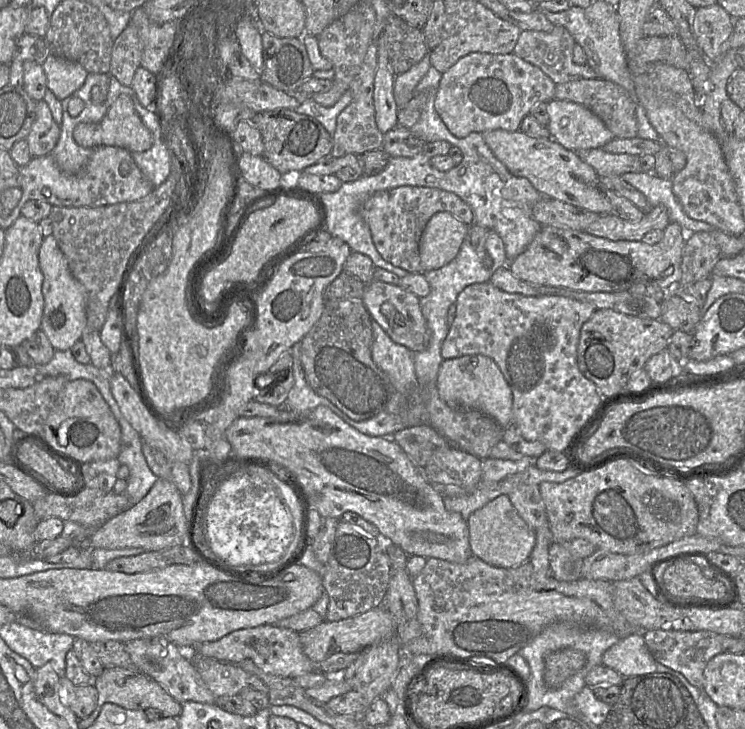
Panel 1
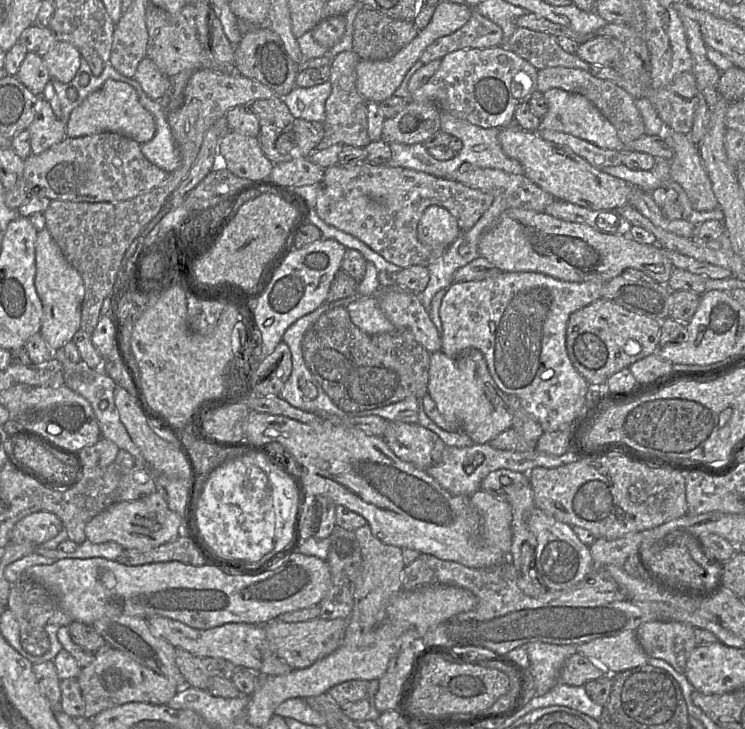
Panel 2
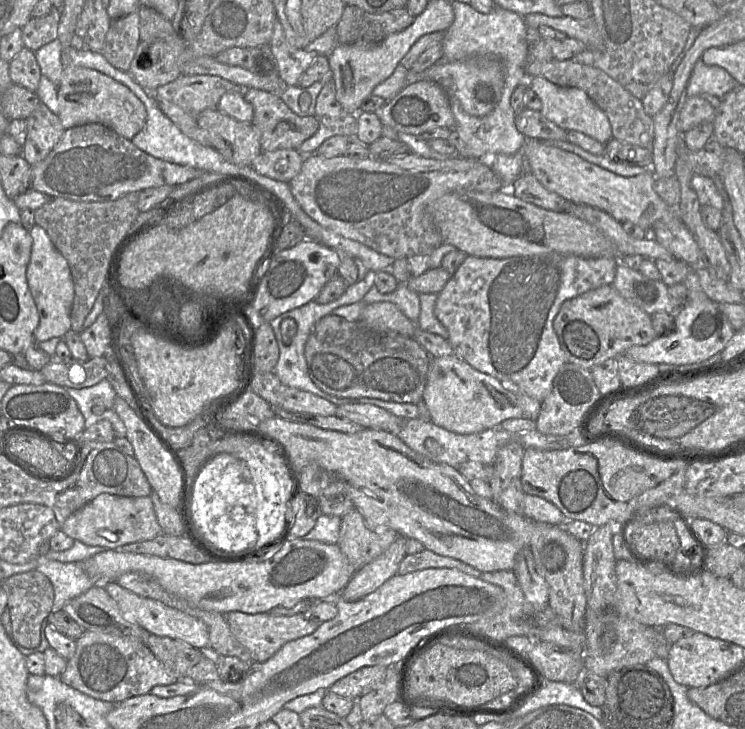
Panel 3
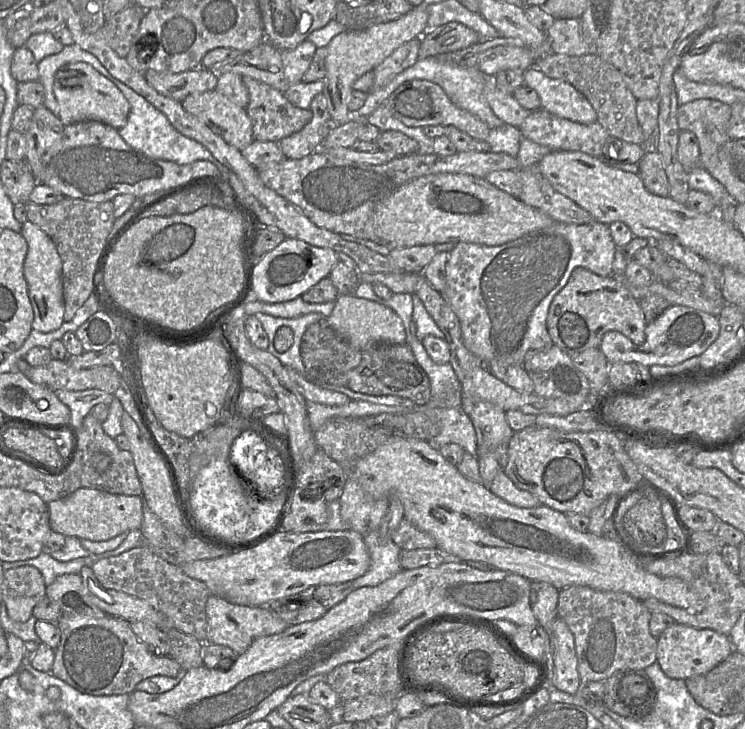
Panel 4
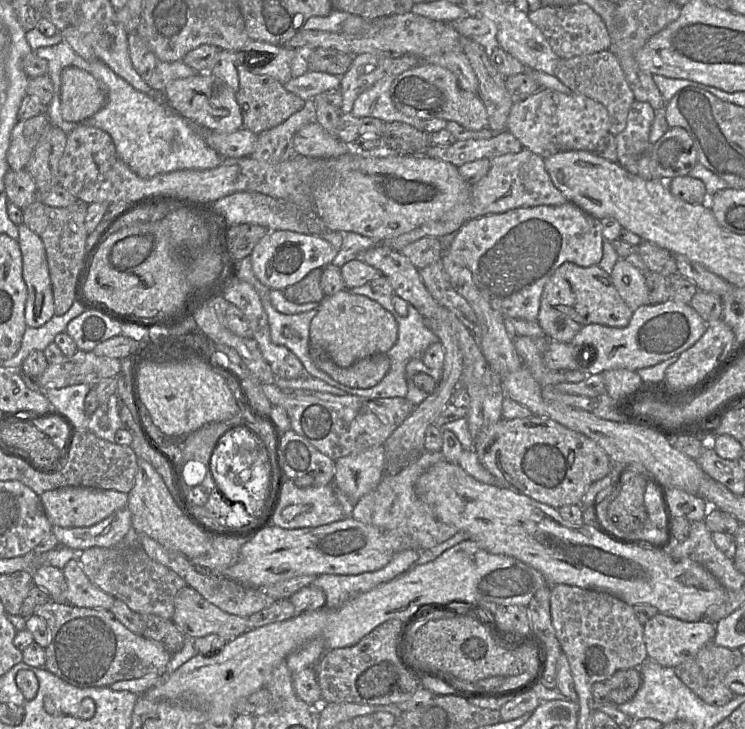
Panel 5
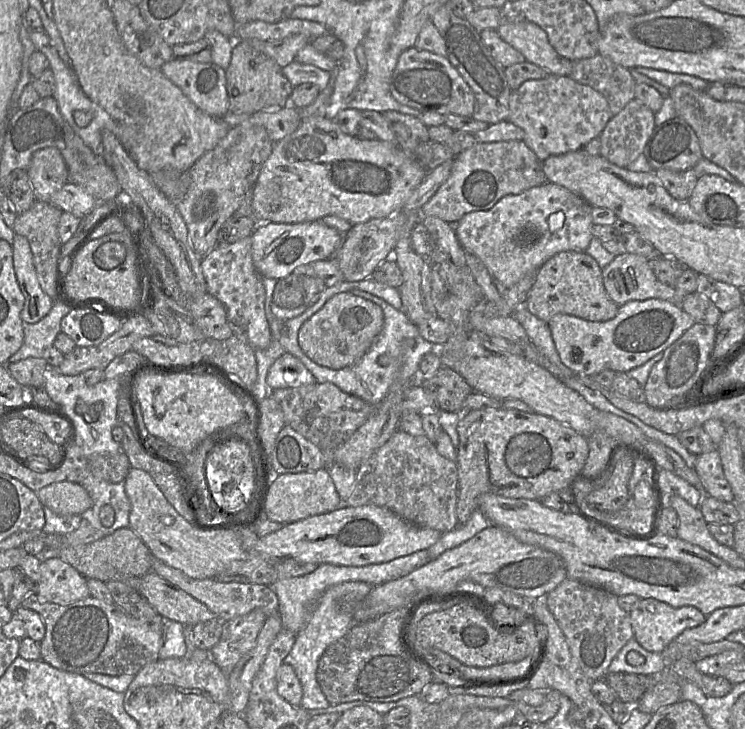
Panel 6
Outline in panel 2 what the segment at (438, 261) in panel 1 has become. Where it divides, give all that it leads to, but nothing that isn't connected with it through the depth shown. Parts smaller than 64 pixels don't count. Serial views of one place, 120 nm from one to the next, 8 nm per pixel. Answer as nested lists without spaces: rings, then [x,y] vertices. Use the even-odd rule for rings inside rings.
[[[428,207],[418,224],[418,238],[426,246],[449,247],[461,234],[456,218],[445,208]]]

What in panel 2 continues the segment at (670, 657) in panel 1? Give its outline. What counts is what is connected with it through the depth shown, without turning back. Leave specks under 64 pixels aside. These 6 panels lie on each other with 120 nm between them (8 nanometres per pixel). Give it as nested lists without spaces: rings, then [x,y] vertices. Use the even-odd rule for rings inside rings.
[[[651,621],[635,630],[641,647],[649,657],[664,660],[684,674],[687,660],[697,646],[690,624],[673,621]]]

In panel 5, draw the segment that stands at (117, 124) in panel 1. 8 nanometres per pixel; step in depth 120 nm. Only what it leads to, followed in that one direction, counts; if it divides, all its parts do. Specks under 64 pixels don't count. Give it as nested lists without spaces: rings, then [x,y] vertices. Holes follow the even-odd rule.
[[[68,67],[61,73],[61,114],[65,121],[85,123],[107,102],[105,87],[89,72]]]

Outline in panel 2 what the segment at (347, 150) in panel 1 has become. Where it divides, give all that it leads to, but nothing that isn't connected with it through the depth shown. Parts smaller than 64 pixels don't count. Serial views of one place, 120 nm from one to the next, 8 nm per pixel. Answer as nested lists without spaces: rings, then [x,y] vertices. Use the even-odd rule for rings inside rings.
[[[346,50],[331,59],[331,94],[325,103],[324,136],[316,150],[323,150],[335,144],[365,148],[372,141],[368,135],[368,101],[357,91],[356,65],[360,57],[352,50]]]

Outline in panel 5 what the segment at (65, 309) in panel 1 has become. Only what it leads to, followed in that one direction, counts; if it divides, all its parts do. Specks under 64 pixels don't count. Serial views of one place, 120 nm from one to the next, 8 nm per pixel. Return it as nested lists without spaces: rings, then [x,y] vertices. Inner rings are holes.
[[[20,224],[18,231],[23,279],[27,286],[25,321],[28,327],[39,328],[55,315],[45,246],[25,224]]]

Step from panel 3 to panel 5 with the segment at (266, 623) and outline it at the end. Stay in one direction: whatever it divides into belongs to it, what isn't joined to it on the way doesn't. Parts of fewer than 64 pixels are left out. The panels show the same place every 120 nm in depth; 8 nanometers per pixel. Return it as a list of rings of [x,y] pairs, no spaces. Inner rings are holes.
[[[187,585],[176,594],[174,605],[171,621],[192,639],[216,634],[228,642],[251,630],[247,617],[224,612]]]

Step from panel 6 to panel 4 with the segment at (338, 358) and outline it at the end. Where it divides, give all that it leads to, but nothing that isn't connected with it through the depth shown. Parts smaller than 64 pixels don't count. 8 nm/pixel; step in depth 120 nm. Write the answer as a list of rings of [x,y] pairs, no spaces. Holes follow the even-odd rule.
[[[340,294],[334,303],[332,313],[324,318],[354,348],[365,349],[377,344],[406,343],[404,324],[399,315],[390,307],[352,294]]]

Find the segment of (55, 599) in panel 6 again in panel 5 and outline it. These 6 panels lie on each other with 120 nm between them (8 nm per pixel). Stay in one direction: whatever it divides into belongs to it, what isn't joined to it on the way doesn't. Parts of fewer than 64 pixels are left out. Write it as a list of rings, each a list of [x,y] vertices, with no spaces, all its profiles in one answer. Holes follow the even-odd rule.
[[[78,557],[69,560],[62,572],[67,585],[66,602],[69,605],[110,610],[116,599],[89,580]]]

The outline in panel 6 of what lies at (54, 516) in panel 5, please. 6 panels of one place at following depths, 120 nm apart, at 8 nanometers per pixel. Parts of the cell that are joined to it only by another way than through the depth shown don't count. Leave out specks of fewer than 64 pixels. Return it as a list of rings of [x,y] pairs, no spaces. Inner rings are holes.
[[[52,483],[36,493],[43,506],[60,516],[82,514],[92,506],[88,492],[79,483]]]

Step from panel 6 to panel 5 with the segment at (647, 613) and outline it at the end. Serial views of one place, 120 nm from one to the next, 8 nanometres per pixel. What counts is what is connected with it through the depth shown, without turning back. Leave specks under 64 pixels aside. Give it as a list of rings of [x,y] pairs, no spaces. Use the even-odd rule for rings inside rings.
[[[661,612],[648,620],[643,630],[648,658],[668,668],[674,668],[694,657],[704,645],[712,643],[716,634],[715,624],[709,621],[687,622]]]

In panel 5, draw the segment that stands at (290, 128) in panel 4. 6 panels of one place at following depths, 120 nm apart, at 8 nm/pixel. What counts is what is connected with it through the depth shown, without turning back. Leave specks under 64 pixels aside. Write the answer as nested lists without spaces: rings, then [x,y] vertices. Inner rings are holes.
[[[237,63],[236,68],[239,75],[239,89],[235,92],[235,98],[242,112],[244,127],[252,133],[259,135],[272,129],[306,106],[305,101],[287,91],[278,80],[254,74],[241,63]]]

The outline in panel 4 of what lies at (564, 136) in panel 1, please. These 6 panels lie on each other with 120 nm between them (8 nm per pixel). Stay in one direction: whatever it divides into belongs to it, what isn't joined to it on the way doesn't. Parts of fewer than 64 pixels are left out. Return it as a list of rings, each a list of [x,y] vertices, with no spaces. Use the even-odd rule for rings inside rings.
[[[537,67],[524,72],[524,83],[537,92],[541,109],[581,124],[591,124],[598,116],[586,97],[570,83],[546,76]]]

